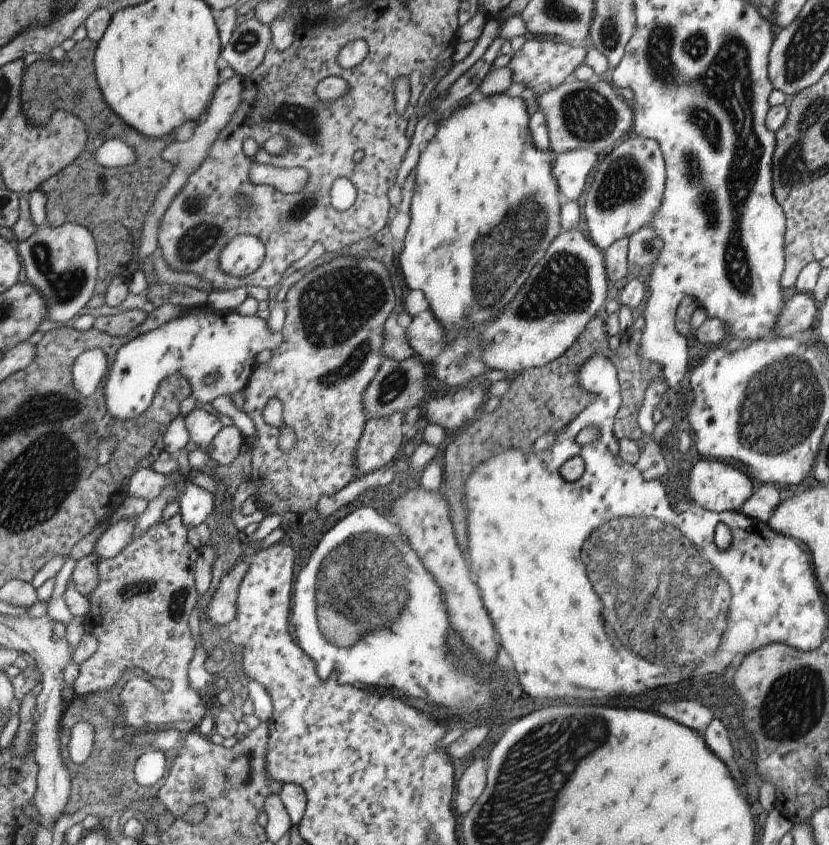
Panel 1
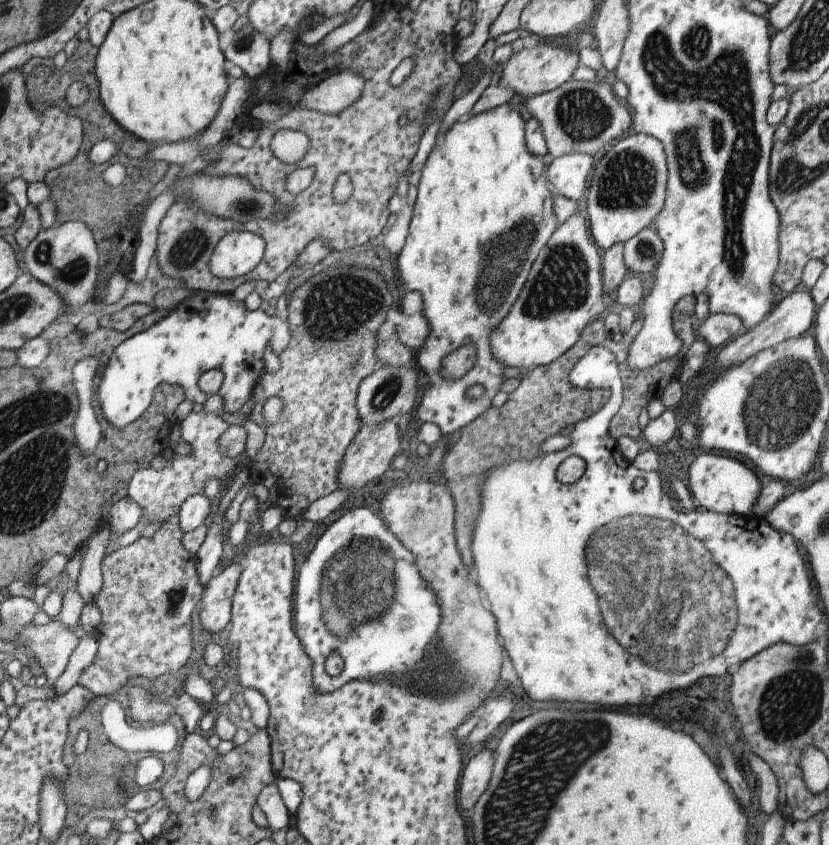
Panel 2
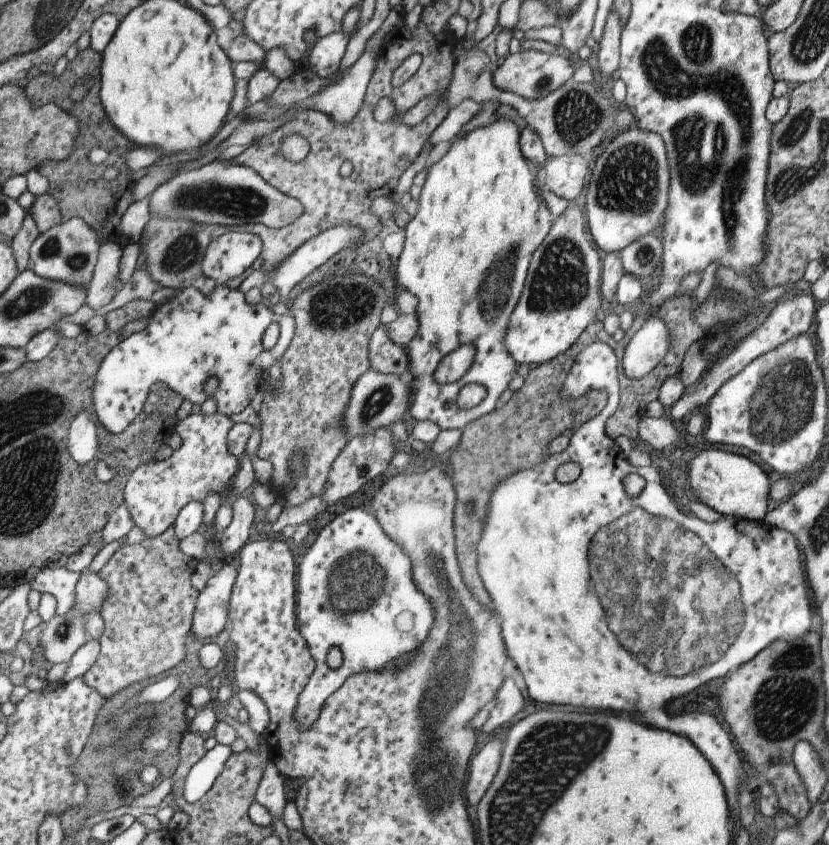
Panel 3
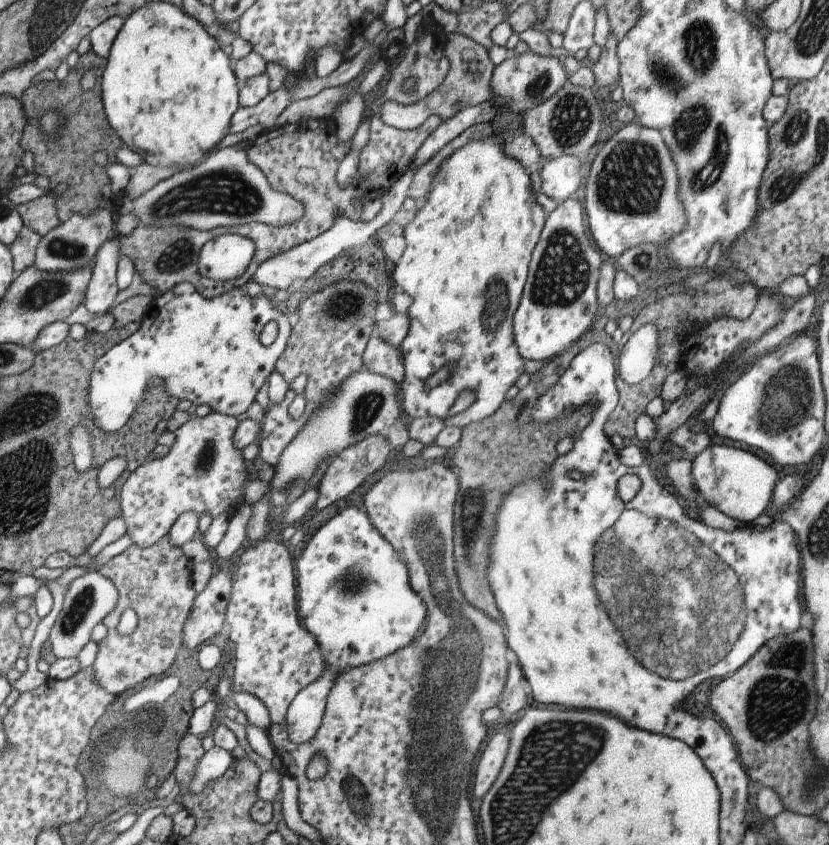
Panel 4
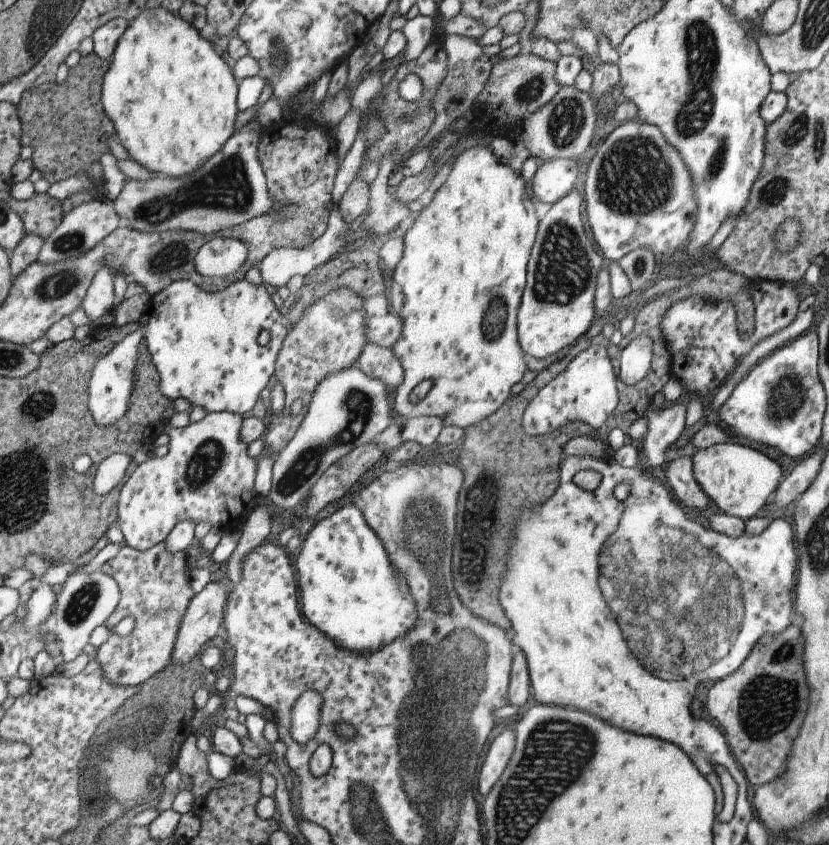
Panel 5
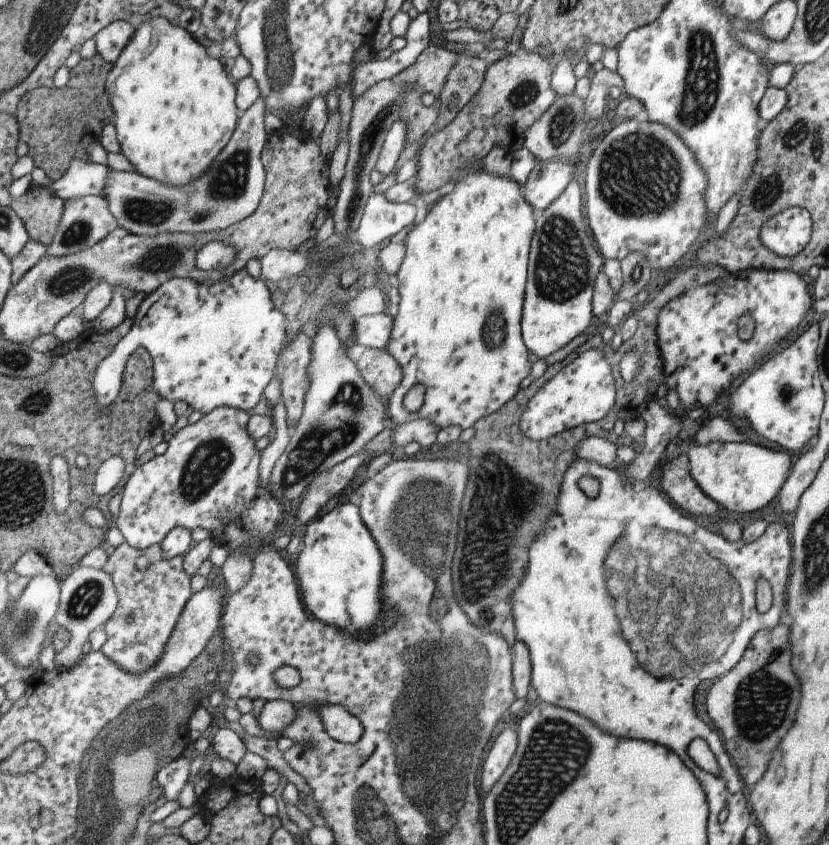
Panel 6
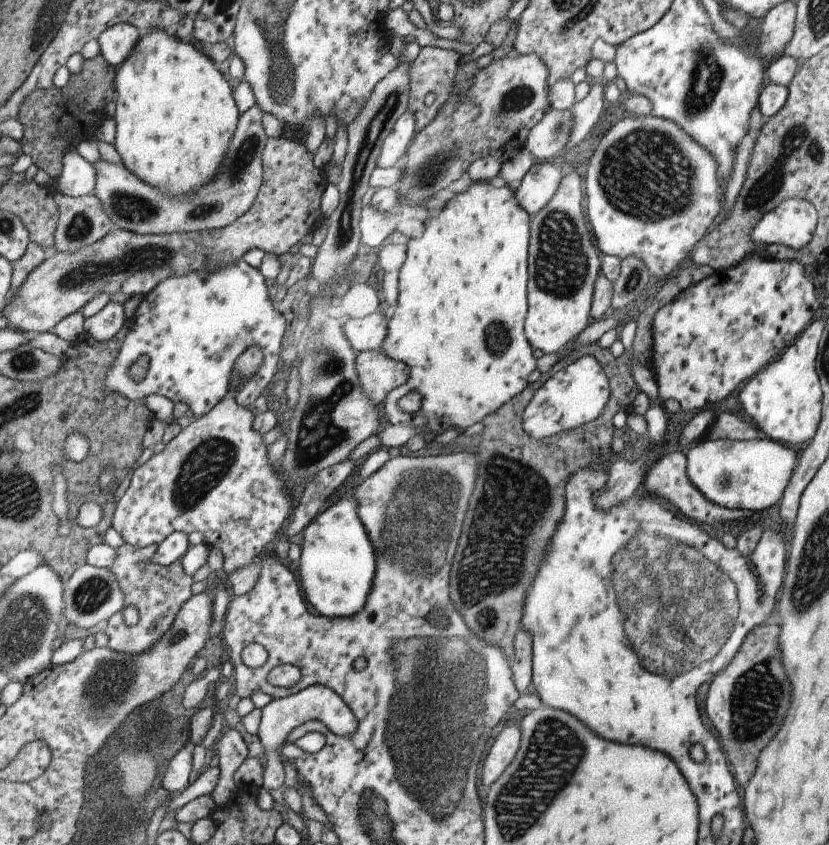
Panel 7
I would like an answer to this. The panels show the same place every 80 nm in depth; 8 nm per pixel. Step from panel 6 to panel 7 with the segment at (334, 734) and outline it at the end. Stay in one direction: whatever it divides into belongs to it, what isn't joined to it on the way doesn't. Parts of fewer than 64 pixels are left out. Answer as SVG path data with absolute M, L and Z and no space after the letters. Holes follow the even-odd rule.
M311 684L311 686L307 686L307 688L295 694L273 698L260 710L261 720L259 720L256 736L265 748L265 760L267 761L267 766L263 768L260 787L267 790L267 792L279 789L284 784L284 772L277 748L284 744L286 737L293 728L312 719L321 722L335 736L355 734L355 728L357 728L357 718L351 714L351 710L347 708L333 690L329 690L327 686L321 686L321 684Z

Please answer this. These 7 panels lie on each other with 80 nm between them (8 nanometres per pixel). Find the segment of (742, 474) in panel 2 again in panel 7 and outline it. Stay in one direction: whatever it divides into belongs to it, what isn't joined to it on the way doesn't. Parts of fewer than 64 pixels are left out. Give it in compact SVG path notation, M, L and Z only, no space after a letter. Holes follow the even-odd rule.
M768 438L699 441L685 456L685 474L704 498L727 509L747 512L761 512L780 501L799 459L797 449Z

